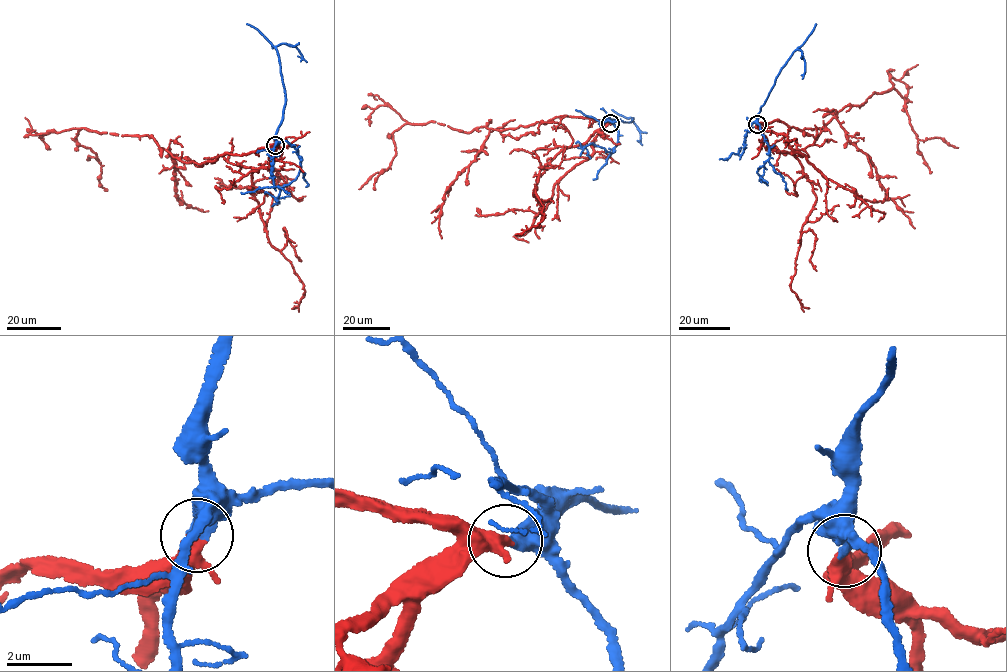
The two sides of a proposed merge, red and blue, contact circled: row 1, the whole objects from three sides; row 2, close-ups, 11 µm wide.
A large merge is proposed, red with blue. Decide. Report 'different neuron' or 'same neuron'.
same neuron

